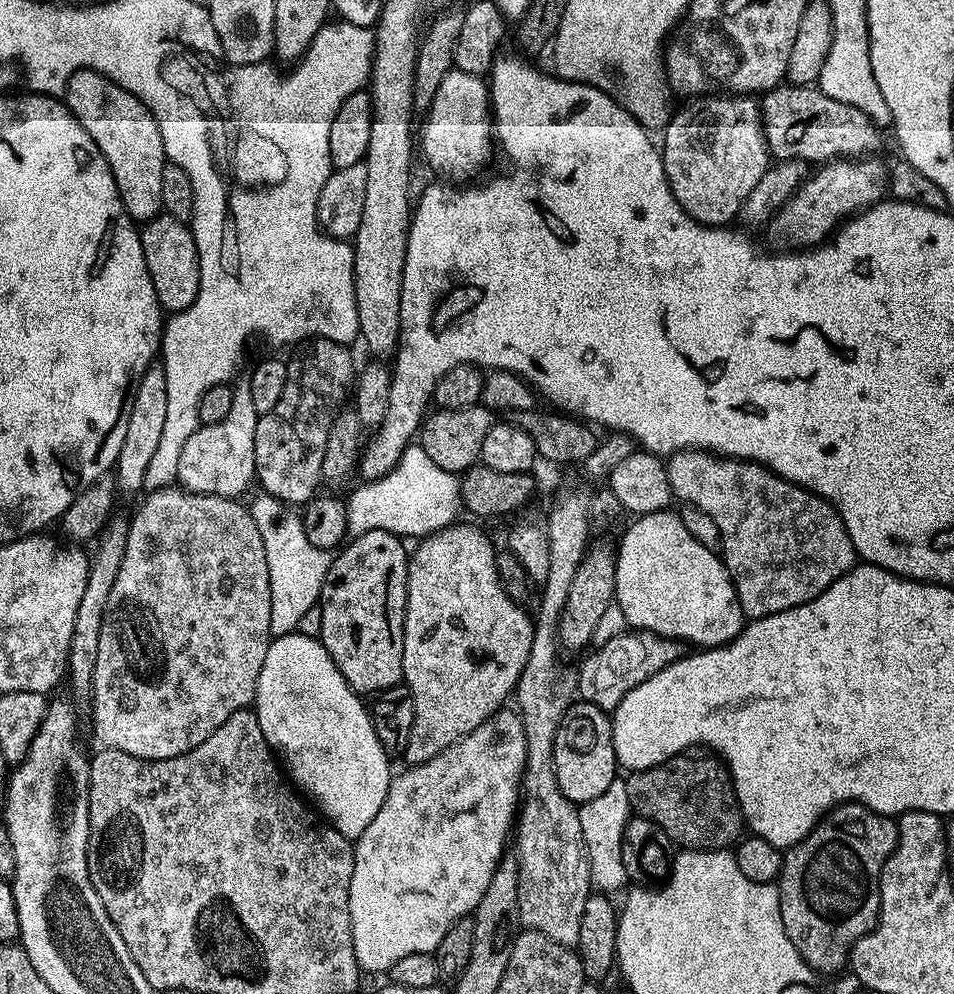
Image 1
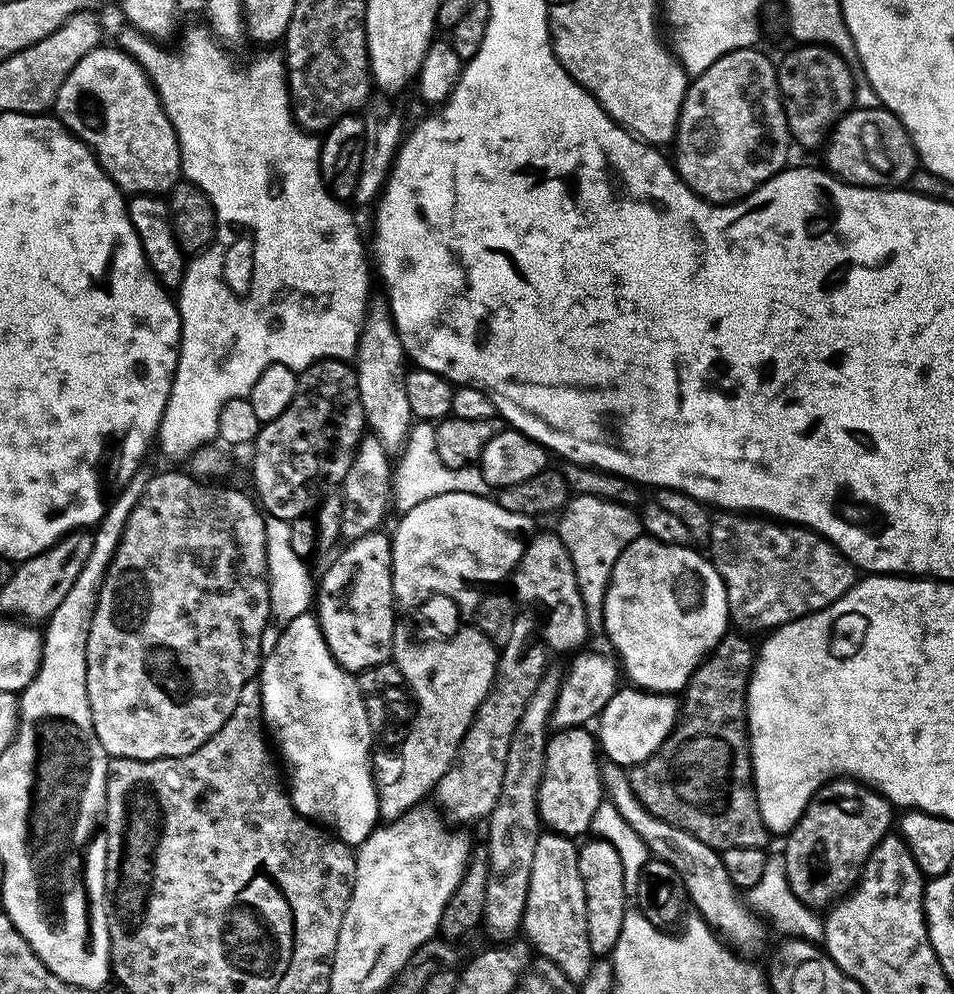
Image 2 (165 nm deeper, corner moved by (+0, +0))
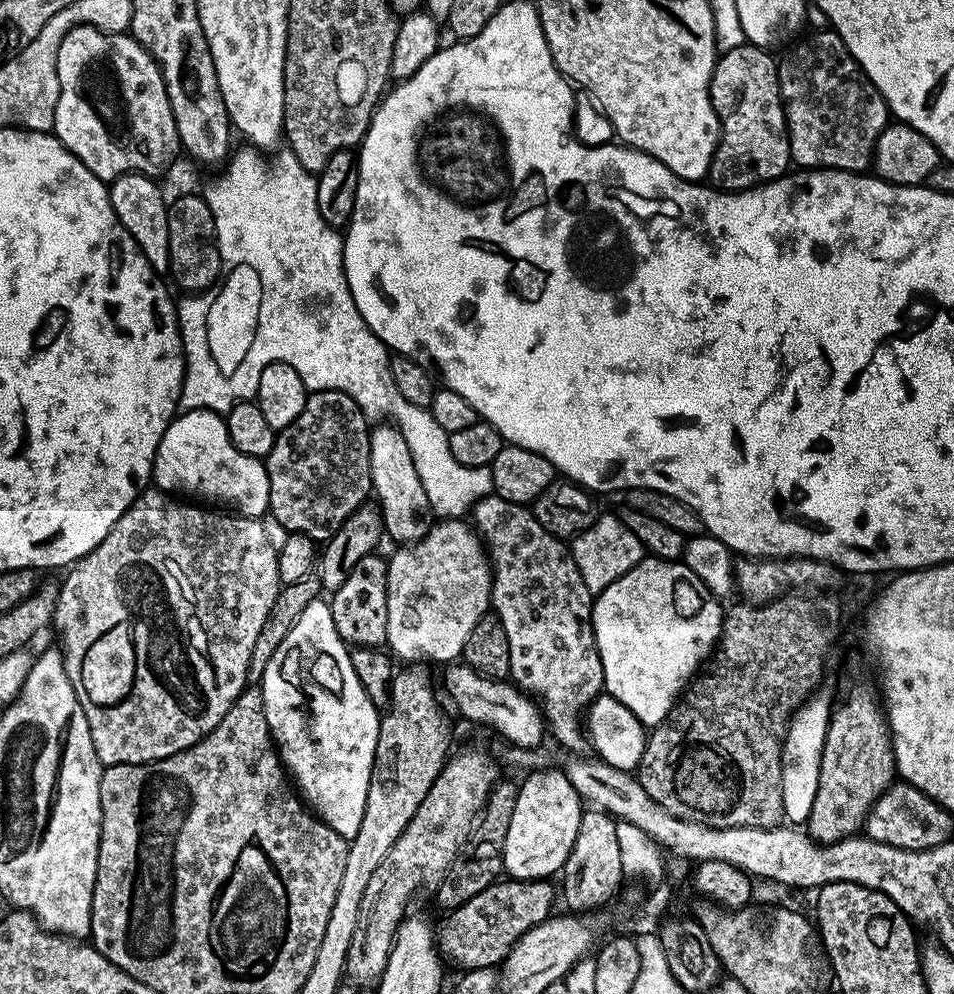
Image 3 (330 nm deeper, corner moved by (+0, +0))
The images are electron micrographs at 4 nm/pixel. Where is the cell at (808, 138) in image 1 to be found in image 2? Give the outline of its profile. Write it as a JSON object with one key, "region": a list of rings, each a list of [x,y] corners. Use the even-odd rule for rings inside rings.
{"region":[[[853,107],[851,112],[845,113],[840,120],[831,127],[823,145],[823,167],[840,180],[848,184],[857,184],[863,188],[900,188],[907,185],[912,179],[912,173],[918,167],[916,147],[912,145],[912,139],[902,126],[902,122],[886,107],[862,108]]]}

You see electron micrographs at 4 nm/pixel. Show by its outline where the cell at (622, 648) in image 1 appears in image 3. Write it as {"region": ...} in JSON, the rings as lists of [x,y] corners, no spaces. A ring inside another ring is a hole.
{"region":[[[452,662],[444,672],[444,692],[456,712],[464,720],[472,724],[486,724],[500,736],[505,736],[513,748],[539,749],[546,740],[544,713],[539,703],[529,693],[517,688],[507,679],[491,680],[488,676],[478,674],[469,664]]]}

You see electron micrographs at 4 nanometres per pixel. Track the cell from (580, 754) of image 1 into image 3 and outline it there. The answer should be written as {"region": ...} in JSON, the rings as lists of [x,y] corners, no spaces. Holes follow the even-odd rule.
{"region":[[[545,766],[527,773],[528,776],[518,784],[518,802],[514,806],[514,815],[510,817],[510,827],[504,843],[504,872],[514,880],[547,880],[555,877],[563,869],[566,858],[578,838],[578,822],[586,811],[578,790],[570,778],[559,767]]]}

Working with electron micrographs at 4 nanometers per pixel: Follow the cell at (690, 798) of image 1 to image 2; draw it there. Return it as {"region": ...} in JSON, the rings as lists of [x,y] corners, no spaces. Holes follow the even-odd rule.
{"region":[[[726,634],[716,645],[714,651],[705,659],[704,663],[696,669],[696,673],[688,679],[688,689],[682,700],[683,719],[672,729],[671,734],[664,739],[662,746],[650,758],[646,758],[641,764],[635,765],[629,771],[628,777],[634,786],[634,794],[650,814],[662,818],[662,822],[670,822],[670,826],[678,826],[686,830],[686,834],[694,834],[698,842],[706,842],[706,846],[719,850],[721,853],[730,850],[734,846],[754,846],[755,848],[767,849],[770,833],[767,826],[762,822],[762,814],[758,808],[756,787],[752,781],[752,749],[750,747],[750,733],[748,730],[748,680],[752,677],[752,665],[754,663],[754,644],[747,635]]]}

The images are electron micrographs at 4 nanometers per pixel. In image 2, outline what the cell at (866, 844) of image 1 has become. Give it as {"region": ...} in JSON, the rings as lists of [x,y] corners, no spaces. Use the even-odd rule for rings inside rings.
{"region":[[[837,778],[817,790],[808,810],[787,833],[788,845],[782,848],[782,855],[786,858],[786,878],[790,882],[790,890],[807,908],[824,910],[836,903],[837,900],[848,895],[856,886],[860,872],[868,856],[878,846],[881,838],[889,835],[894,824],[894,805],[882,793],[874,791],[867,784],[851,778]]]}

